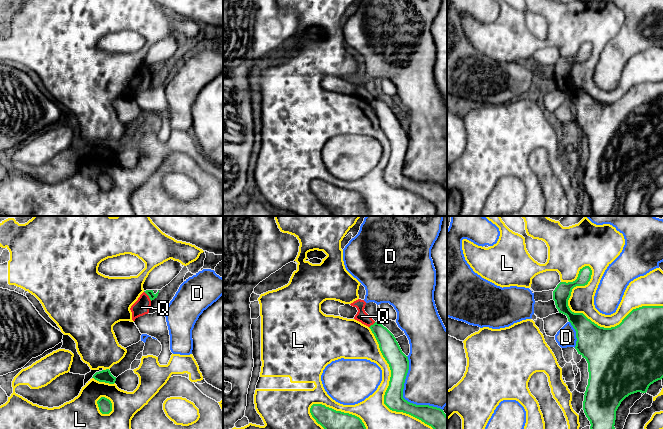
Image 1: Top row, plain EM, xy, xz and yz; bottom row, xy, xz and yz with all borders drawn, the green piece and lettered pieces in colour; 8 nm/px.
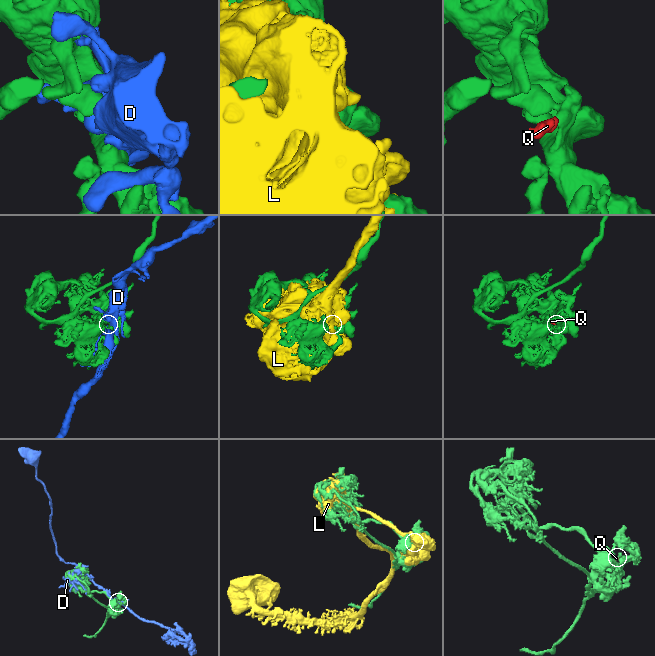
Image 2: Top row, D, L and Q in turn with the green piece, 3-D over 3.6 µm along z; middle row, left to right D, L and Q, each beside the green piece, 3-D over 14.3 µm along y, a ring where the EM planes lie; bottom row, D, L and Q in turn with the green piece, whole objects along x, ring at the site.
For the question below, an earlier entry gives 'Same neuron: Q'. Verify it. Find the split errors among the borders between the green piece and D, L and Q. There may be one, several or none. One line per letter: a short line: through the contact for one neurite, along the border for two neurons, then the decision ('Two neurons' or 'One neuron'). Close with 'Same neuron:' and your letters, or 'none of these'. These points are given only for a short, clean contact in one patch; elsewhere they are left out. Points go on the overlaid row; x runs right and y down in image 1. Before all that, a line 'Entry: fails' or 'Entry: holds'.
Entry: fails
D: Two neurons
L: Two neurons
Q: Line: xy (144, 291), (151, 300). Two neurons
Same neuron: none of these

